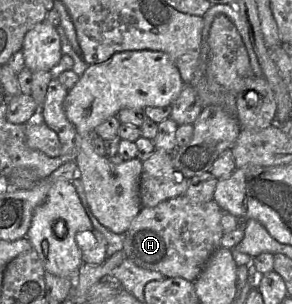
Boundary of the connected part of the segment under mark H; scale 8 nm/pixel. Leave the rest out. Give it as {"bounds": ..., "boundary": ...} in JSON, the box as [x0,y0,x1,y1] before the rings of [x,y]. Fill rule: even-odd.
{"bounds":[123,195,224,282],"boundary":[[[181,195],[152,208],[142,208],[124,234],[123,251],[138,267],[169,277],[194,282],[212,254],[221,247],[224,235],[222,209],[214,201],[194,202]]]}

